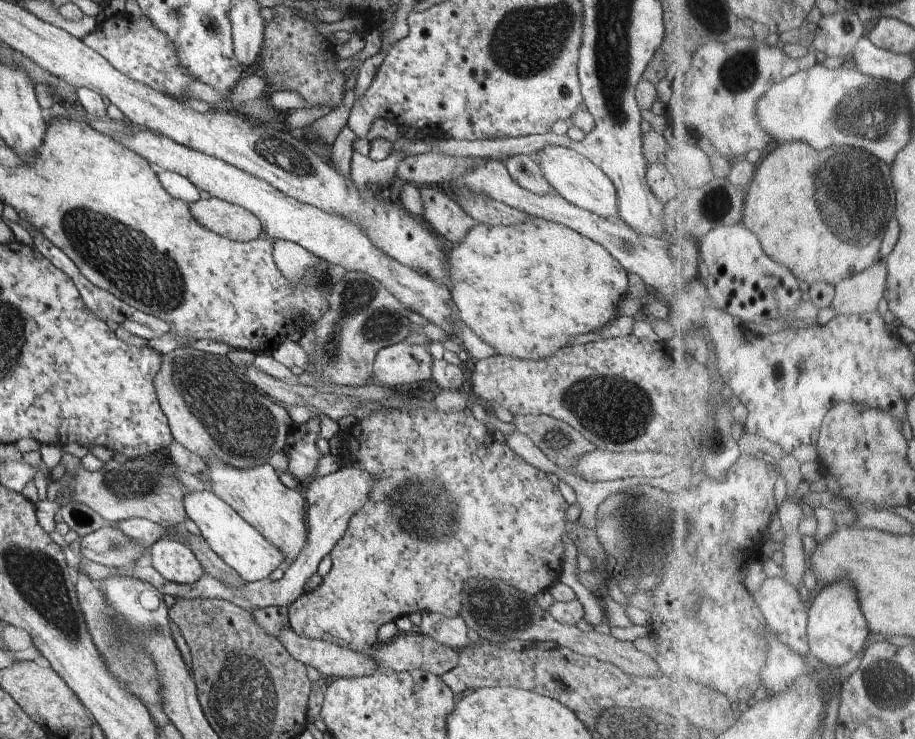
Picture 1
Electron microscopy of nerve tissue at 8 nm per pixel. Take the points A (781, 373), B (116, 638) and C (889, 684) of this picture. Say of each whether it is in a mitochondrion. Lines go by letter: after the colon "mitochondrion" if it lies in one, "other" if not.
A: mitochondrion
B: mitochondrion
C: mitochondrion

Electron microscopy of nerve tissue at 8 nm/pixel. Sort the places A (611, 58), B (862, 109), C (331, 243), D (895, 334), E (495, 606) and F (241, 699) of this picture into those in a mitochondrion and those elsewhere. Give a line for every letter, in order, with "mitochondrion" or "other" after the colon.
A: mitochondrion
B: mitochondrion
C: other
D: other
E: mitochondrion
F: mitochondrion

